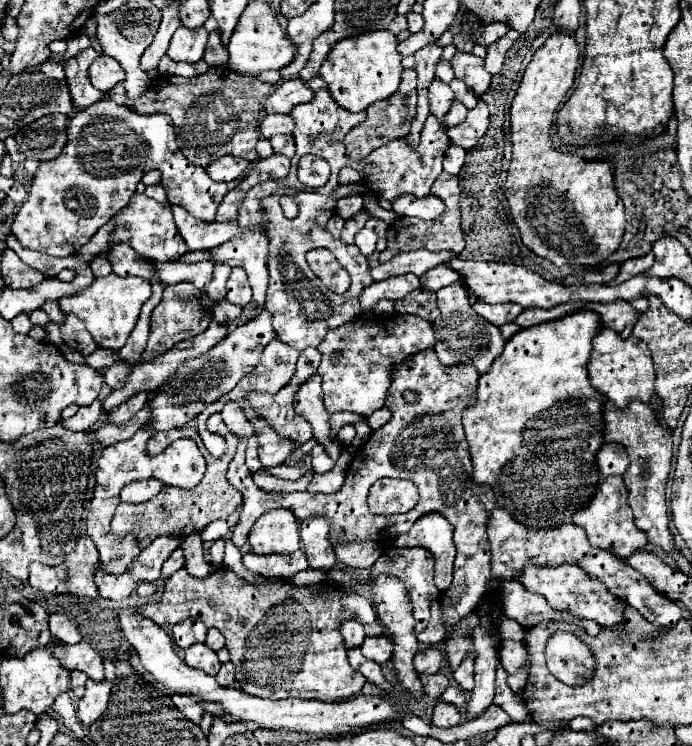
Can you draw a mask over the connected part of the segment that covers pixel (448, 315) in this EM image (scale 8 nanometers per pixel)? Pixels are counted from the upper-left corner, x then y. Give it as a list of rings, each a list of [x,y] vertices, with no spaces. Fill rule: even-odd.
[[[452,283],[438,293],[438,307],[440,317],[432,323],[436,331],[436,355],[444,365],[474,365],[480,373],[486,373],[492,365],[492,361],[502,353],[504,339],[496,325],[490,325],[488,321],[482,321],[478,313],[474,313],[470,297],[462,283]]]

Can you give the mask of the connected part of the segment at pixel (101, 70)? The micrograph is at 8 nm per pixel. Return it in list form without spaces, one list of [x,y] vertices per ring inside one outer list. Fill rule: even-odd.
[[[102,55],[98,57],[90,69],[88,69],[88,77],[90,77],[90,83],[100,89],[100,91],[108,91],[112,89],[116,83],[124,81],[124,69],[120,67],[118,61]]]

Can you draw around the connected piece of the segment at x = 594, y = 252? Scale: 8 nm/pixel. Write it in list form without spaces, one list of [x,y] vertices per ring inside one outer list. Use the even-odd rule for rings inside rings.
[[[554,33],[548,41],[534,53],[528,63],[520,85],[516,89],[514,101],[510,105],[510,143],[512,143],[512,159],[508,167],[508,177],[504,183],[504,197],[508,201],[514,223],[518,225],[522,243],[536,253],[552,261],[554,265],[600,265],[606,261],[618,247],[624,235],[624,205],[614,189],[614,173],[610,161],[582,161],[580,157],[560,153],[550,147],[550,135],[554,117],[564,103],[568,89],[574,83],[578,67],[578,45],[572,35]]]

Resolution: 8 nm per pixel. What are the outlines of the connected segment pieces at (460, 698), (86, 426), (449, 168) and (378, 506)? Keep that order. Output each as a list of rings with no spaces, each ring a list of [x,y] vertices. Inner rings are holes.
[[[448,687],[444,693],[442,693],[442,699],[446,699],[446,703],[454,703],[454,707],[462,709],[466,705],[466,695],[460,687]]]
[[[94,401],[94,405],[88,405],[88,407],[80,407],[78,413],[72,417],[72,419],[66,419],[62,421],[62,425],[70,431],[92,431],[94,423],[98,421],[102,413],[102,402]]]
[[[450,145],[444,155],[444,171],[450,175],[458,175],[458,171],[464,165],[464,159],[466,159],[466,149],[458,145]]]
[[[378,479],[370,487],[370,511],[380,515],[406,513],[418,503],[418,489],[406,479]]]

